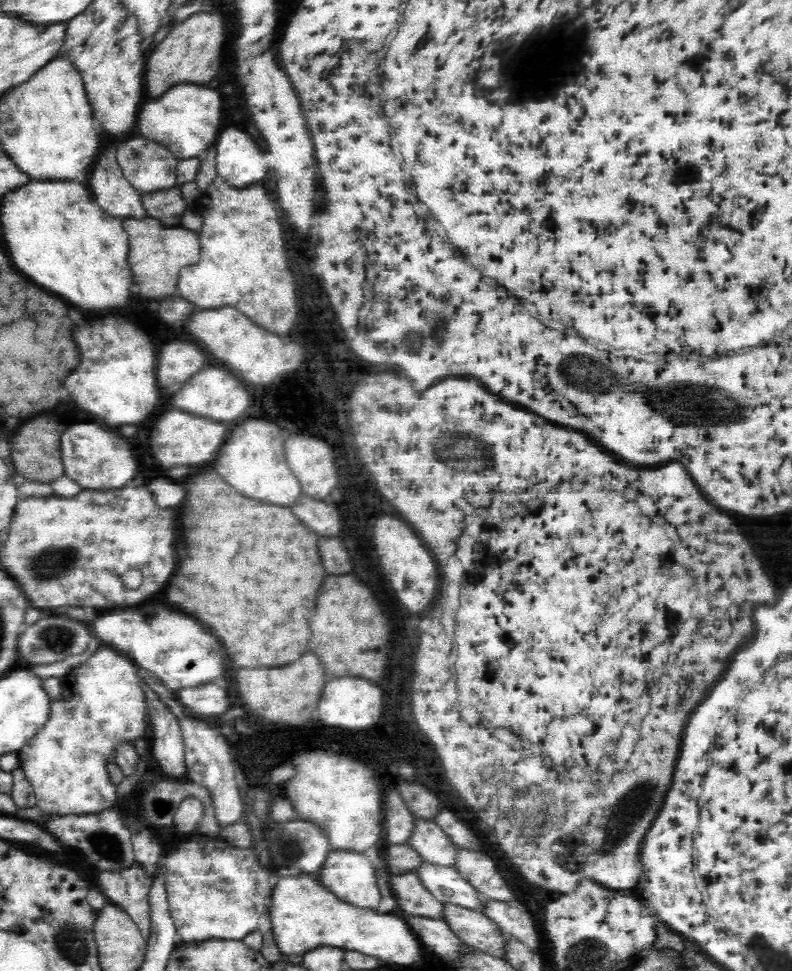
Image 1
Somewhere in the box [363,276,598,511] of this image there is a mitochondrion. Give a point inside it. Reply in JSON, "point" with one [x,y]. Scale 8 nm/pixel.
{"point":[467,452]}

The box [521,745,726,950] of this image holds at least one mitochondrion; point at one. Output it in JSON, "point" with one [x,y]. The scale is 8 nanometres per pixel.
{"point":[632,811]}

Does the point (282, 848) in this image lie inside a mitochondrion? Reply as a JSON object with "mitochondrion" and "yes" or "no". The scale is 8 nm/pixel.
{"mitochondrion":"yes"}

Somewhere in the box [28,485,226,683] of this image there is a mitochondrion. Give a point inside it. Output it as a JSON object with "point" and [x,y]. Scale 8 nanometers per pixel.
{"point":[62,640]}

